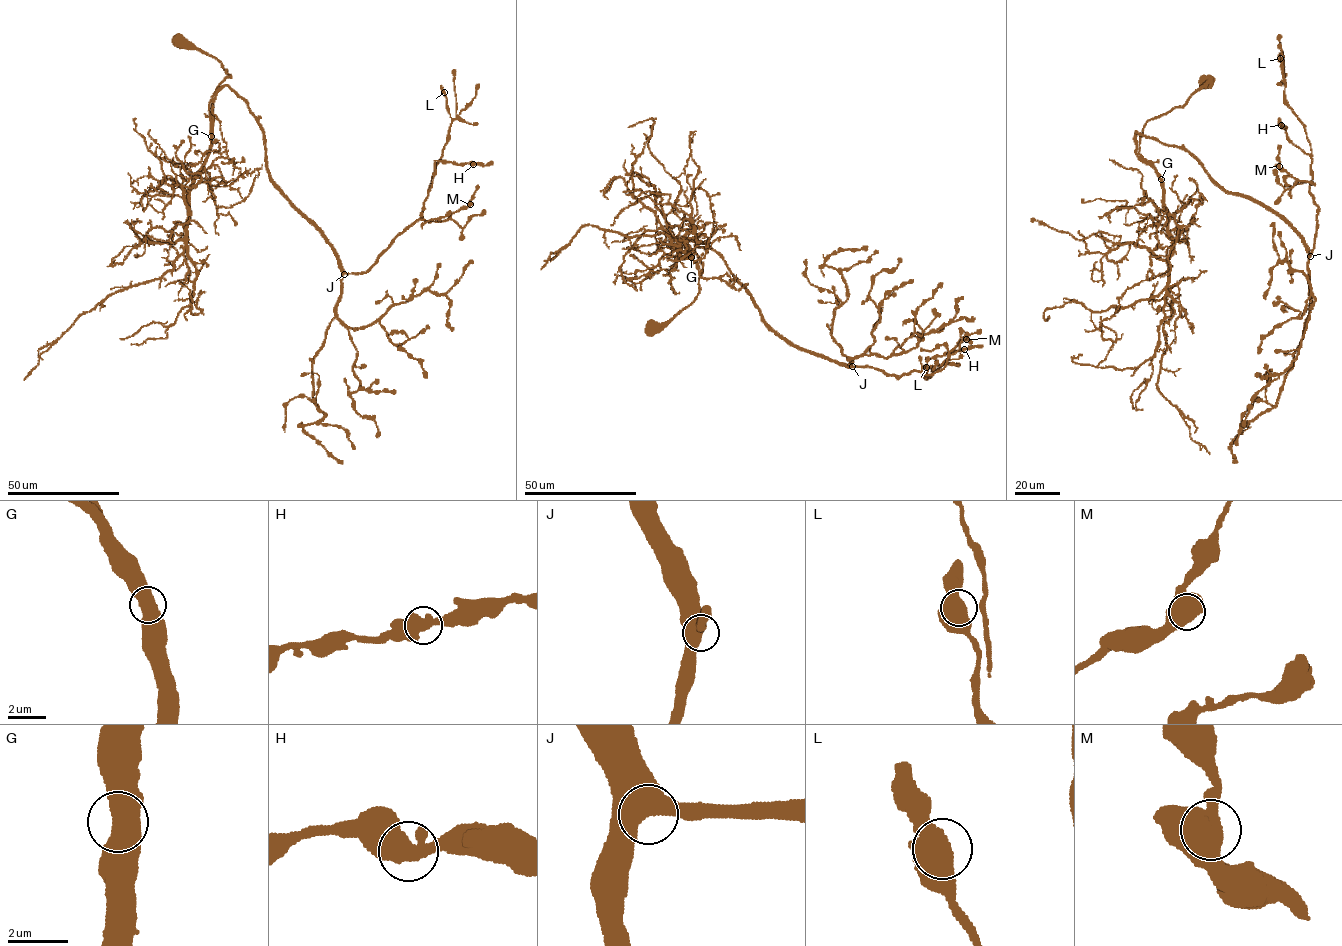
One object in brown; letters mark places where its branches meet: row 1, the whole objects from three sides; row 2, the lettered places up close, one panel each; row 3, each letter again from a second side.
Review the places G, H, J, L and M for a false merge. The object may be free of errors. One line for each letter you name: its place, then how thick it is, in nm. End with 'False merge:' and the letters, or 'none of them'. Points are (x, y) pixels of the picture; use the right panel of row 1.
False merge: none of them

